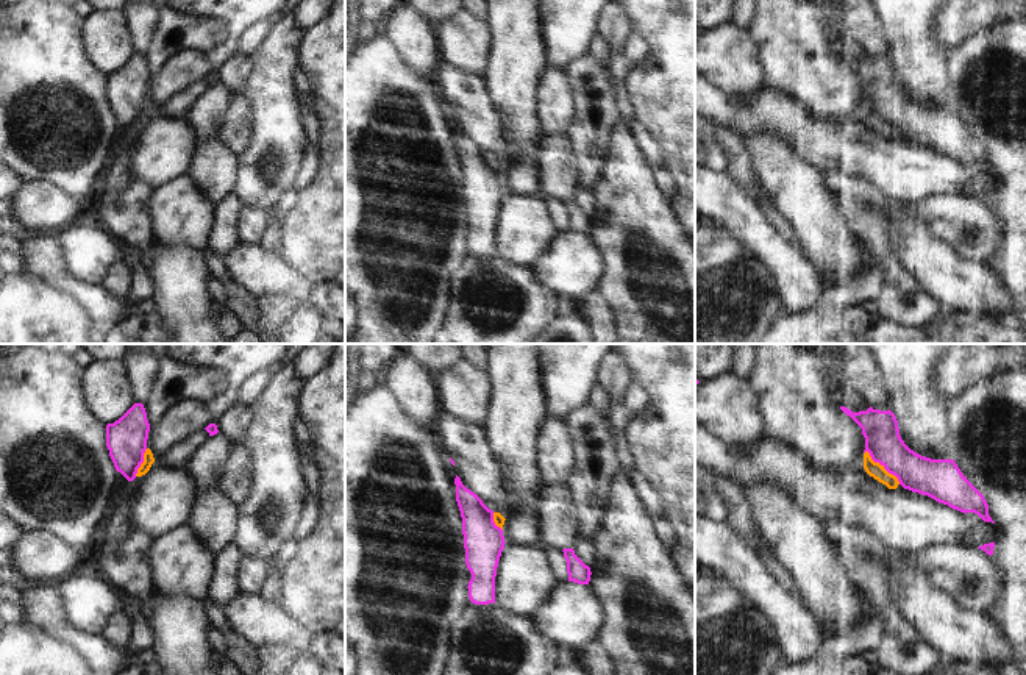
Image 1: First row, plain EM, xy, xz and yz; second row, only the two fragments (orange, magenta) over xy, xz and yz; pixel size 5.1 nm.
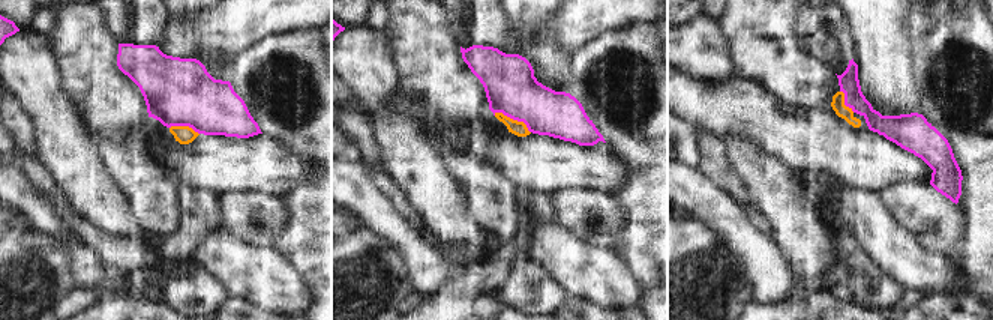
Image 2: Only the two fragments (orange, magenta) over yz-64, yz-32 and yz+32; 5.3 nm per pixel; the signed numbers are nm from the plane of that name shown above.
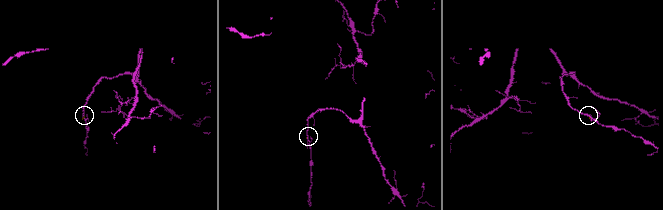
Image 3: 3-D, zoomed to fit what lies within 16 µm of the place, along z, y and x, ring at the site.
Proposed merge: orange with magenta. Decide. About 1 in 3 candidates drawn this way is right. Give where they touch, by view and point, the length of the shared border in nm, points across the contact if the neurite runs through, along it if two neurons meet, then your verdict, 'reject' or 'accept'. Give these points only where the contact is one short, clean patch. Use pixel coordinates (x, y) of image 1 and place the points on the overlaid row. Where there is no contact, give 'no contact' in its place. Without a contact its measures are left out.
contact yz (883, 466); length 260 nm; border yz (864, 452), (900, 483); reject

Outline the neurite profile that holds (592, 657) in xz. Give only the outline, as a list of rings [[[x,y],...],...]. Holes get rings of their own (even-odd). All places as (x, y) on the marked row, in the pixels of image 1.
[[[597,639],[578,648],[570,656],[587,672],[587,675],[615,675],[615,667],[607,652]]]

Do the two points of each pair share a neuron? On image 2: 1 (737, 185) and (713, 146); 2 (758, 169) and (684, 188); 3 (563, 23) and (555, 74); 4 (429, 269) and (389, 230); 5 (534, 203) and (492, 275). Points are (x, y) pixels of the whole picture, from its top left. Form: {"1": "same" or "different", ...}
{"1": "same", "2": "different", "3": "different", "4": "same", "5": "same"}

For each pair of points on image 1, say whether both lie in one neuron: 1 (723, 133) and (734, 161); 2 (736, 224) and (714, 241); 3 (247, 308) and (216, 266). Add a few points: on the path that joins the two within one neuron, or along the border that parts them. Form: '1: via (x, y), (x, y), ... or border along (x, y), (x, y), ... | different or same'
1: via (730, 139), (734, 155) | same
2: border along (719, 225), (753, 255) | different
3: via (236, 297), (222, 277) | same

